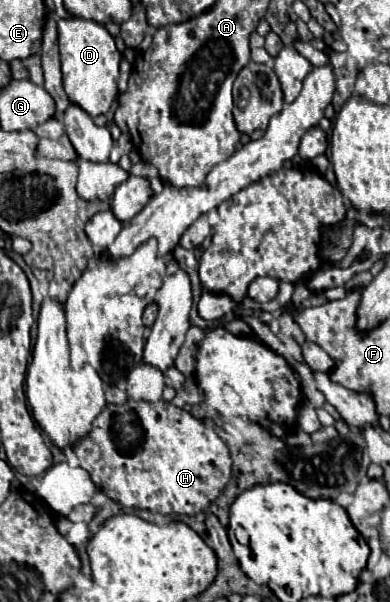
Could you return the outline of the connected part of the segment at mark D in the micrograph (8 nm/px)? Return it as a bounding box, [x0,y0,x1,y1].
[59,19,121,117]

